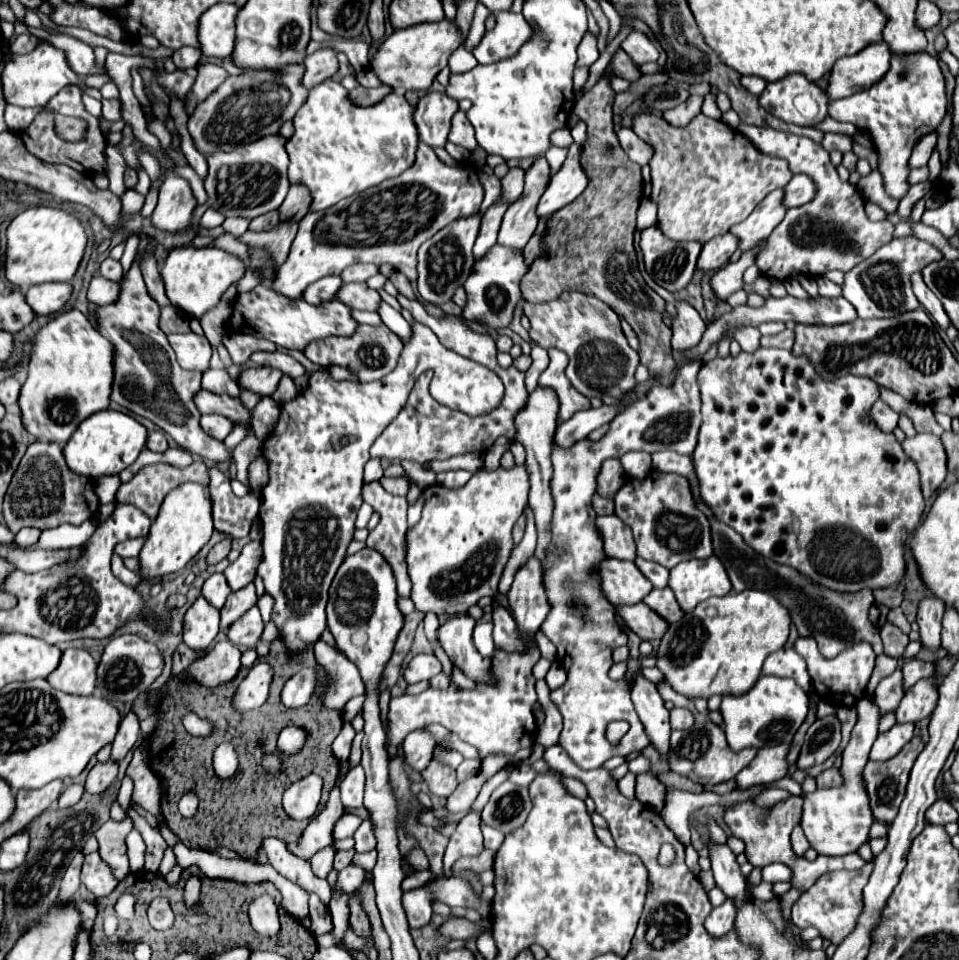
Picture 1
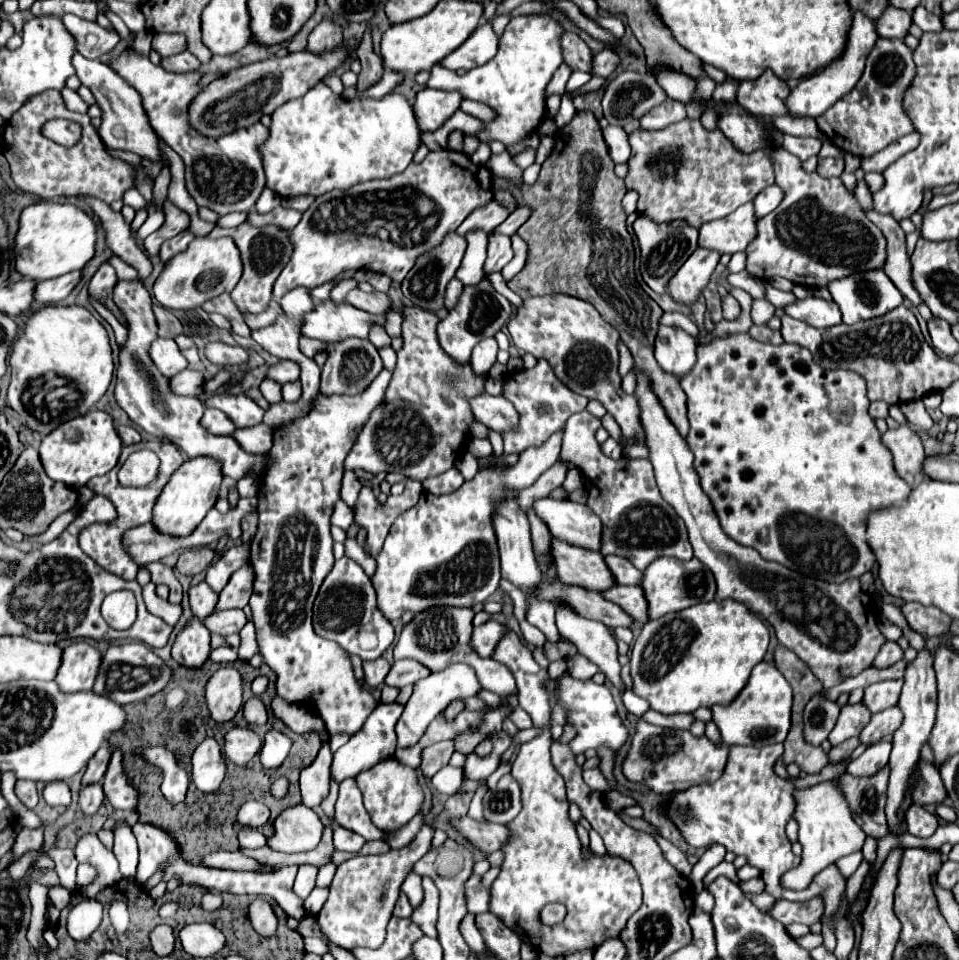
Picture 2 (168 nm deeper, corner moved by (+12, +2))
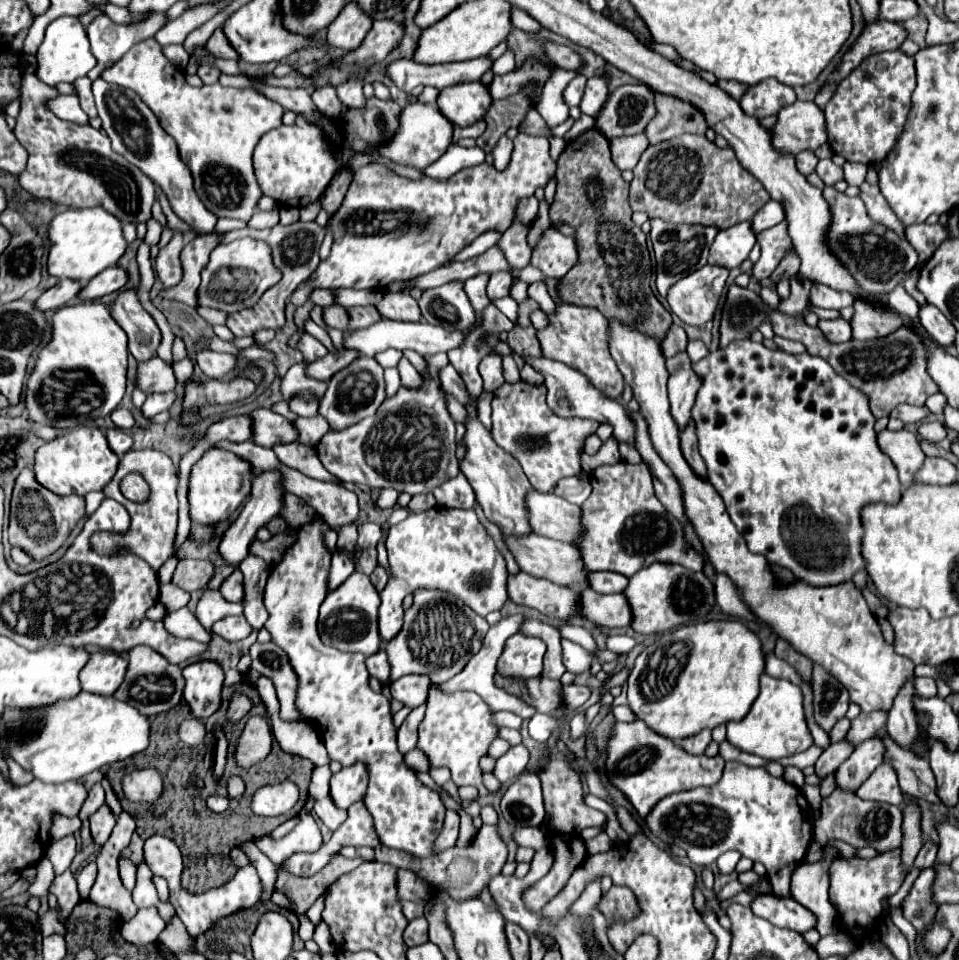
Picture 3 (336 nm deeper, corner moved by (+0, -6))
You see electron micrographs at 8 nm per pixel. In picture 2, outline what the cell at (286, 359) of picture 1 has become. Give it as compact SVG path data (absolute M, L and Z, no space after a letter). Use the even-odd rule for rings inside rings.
M213 342L207 344L205 354L211 362L219 366L233 366L233 364L245 364L241 360L249 360L249 352L241 346L227 346L223 342Z

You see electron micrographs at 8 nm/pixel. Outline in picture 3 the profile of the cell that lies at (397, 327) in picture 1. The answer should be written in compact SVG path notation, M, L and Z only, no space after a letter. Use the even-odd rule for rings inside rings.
M387 368L387 370L385 370L385 394L387 394L387 398L395 396L399 384L401 384L401 382L399 382L399 372L397 372L397 368Z

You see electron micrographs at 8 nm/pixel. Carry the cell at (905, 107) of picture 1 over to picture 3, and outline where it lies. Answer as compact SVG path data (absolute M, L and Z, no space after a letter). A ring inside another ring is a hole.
M901 50L881 52L869 56L843 84L837 86L833 98L827 102L825 120L829 146L847 162L873 164L883 160L893 148L911 108L911 94L915 90L915 60Z

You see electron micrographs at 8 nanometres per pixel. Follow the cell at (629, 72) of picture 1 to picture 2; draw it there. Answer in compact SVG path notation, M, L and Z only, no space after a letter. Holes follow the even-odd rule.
M573 32L563 36L563 60L573 70L591 72L593 70L593 50Z

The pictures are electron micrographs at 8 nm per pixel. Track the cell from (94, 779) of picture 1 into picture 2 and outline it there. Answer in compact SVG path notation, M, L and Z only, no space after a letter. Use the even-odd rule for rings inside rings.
M99 782L83 786L79 792L79 806L85 814L95 814L103 800L105 800L105 794L103 794L103 786Z

